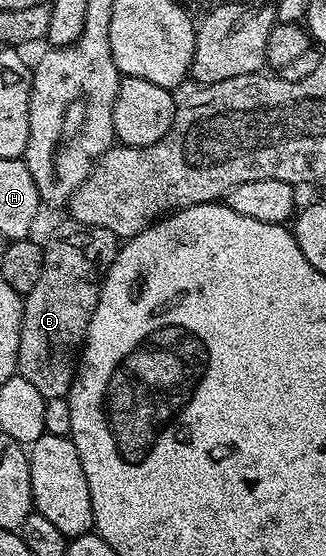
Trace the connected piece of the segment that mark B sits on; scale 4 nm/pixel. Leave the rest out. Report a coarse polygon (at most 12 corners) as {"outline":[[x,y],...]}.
{"outline":[[64,219],[23,297],[17,373],[75,382],[99,287],[121,248]]}

